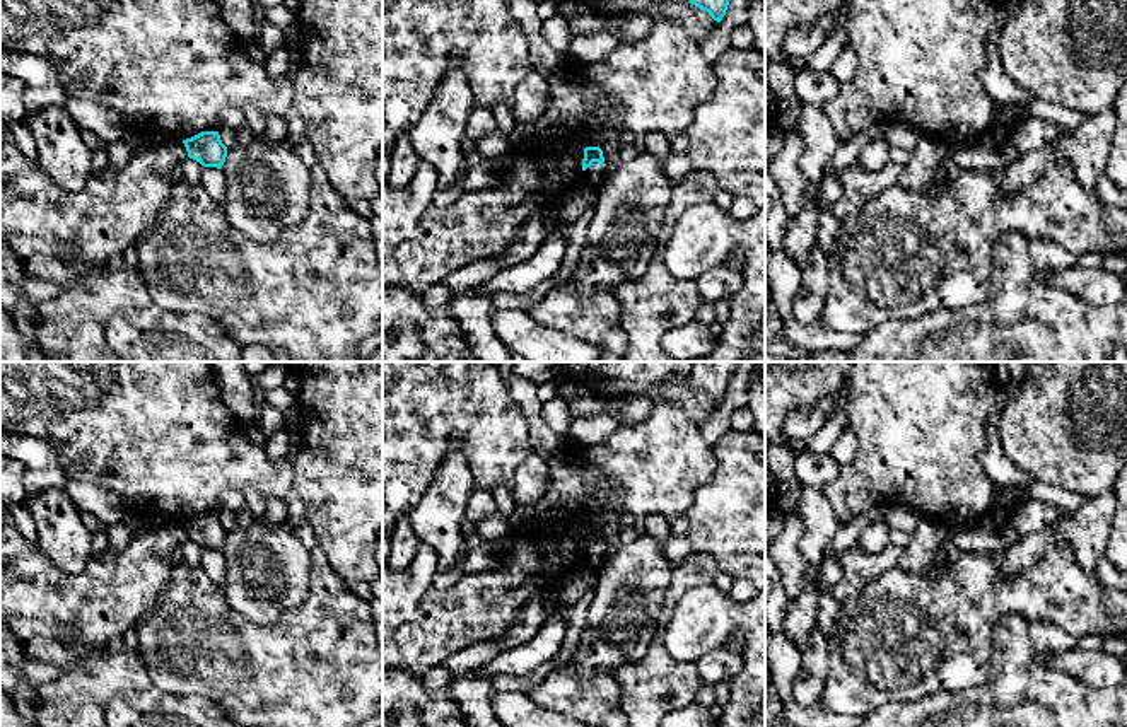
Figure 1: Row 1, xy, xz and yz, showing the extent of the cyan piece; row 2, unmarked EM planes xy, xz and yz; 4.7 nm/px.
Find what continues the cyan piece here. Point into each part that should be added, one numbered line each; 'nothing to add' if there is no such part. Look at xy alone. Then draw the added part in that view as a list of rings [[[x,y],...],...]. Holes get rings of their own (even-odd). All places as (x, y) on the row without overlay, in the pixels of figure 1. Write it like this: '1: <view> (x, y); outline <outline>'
nothing to add

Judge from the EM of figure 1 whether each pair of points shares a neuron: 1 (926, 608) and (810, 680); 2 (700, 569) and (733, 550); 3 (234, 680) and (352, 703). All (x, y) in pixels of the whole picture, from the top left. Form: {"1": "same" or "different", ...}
{"1": "different", "2": "different", "3": "same"}

